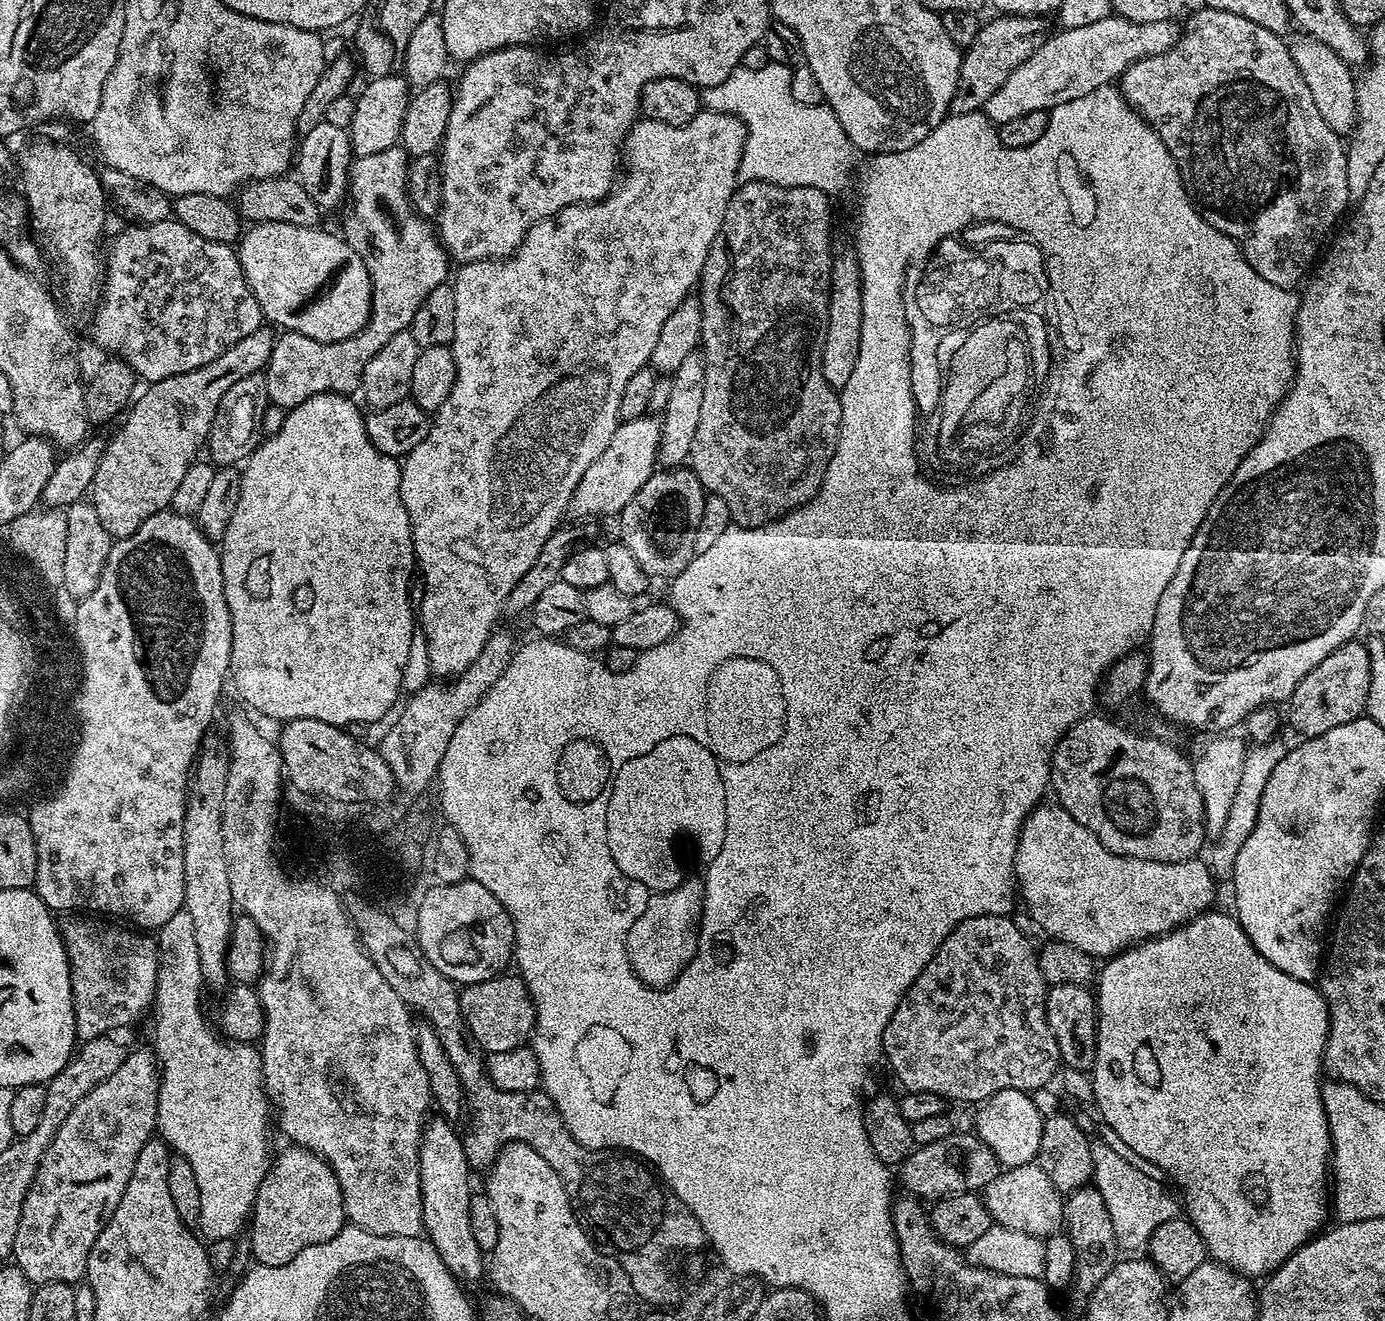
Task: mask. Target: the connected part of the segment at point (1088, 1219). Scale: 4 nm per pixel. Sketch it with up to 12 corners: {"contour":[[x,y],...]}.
{"contour":[[1094,1186],[1067,1193],[1074,1288],[1090,1294],[1118,1263],[1113,1223]]}

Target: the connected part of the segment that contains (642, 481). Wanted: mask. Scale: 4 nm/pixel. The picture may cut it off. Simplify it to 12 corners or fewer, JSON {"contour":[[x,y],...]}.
{"contour":[[625,420],[582,474],[576,516],[615,517],[658,468],[660,420]]}

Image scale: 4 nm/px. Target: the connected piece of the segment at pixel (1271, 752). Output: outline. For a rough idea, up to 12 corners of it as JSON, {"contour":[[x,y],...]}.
{"contour":[[1289,741],[1247,749],[1226,824],[1212,844],[1210,867],[1231,877],[1238,850],[1258,822],[1270,774]]}

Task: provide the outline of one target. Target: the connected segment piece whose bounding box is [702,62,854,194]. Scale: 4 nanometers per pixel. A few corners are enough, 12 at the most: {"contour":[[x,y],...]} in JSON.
{"contour":[[769,62],[703,89],[748,133],[741,181],[835,194],[852,143]]}

